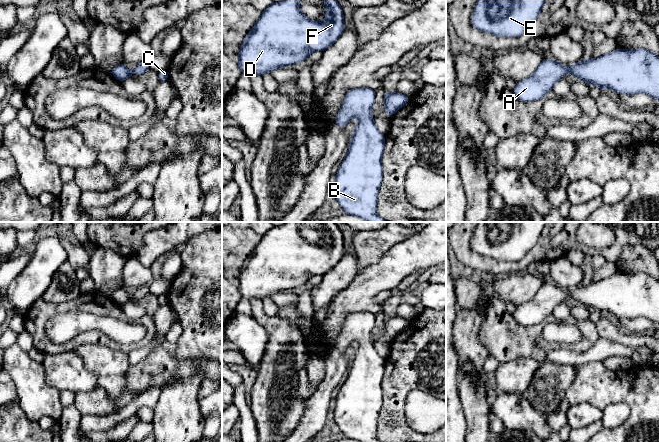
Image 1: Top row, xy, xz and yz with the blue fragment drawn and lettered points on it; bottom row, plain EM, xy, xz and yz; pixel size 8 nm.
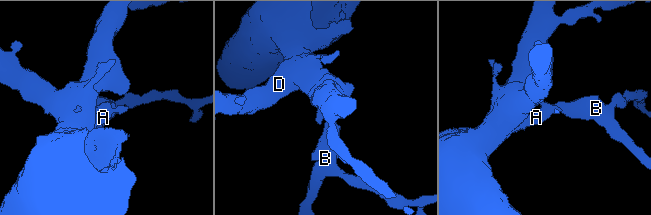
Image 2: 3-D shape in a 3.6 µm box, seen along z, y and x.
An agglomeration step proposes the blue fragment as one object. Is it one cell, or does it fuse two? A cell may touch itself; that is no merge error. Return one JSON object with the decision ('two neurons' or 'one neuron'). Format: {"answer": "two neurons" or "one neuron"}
{"answer": "one neuron"}

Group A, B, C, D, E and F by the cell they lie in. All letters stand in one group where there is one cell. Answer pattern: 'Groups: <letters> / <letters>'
Groups: A B C D E F

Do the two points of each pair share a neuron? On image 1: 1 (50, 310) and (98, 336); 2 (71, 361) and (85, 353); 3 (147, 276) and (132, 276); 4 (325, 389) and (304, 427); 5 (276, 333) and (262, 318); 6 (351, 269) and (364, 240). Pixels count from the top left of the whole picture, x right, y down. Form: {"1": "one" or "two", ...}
{"1": "one", "2": "two", "3": "one", "4": "one", "5": "one", "6": "two"}

